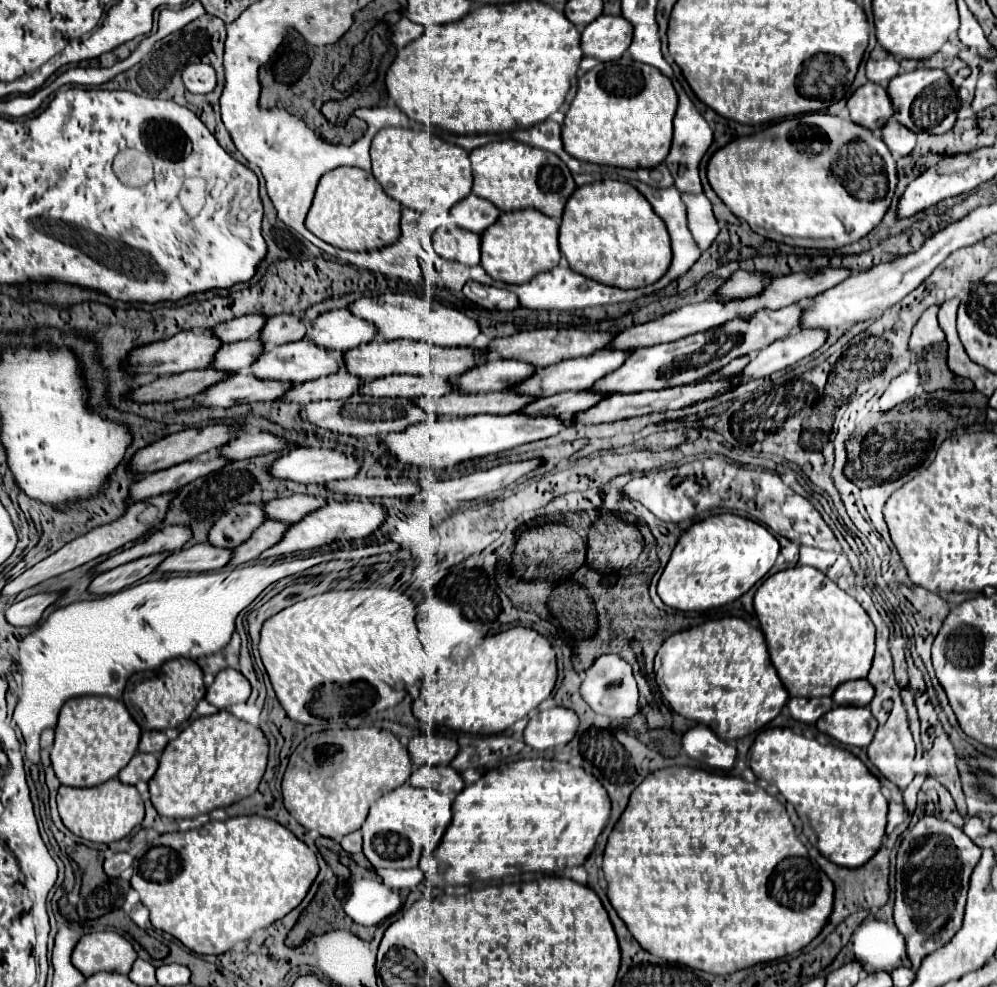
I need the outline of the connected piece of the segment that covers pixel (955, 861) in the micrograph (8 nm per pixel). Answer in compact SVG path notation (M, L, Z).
M923 817L905 835L897 851L897 887L895 887L895 925L907 941L907 955L913 969L921 959L939 949L961 927L965 897L969 887L969 875L981 849L949 821L939 817Z

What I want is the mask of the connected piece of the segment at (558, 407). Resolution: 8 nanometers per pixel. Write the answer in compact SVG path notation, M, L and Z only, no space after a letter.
M569 391L569 393L559 393L547 399L539 399L533 403L529 409L523 409L525 413L533 415L555 415L555 417L565 417L565 415L577 415L581 411L587 411L595 407L599 401L607 399L607 393L593 393L593 391Z

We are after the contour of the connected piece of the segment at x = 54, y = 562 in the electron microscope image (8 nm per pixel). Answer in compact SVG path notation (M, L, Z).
M169 491L169 493L161 493L161 495L155 495L155 497L149 497L149 499L145 499L145 501L135 501L133 505L127 507L127 511L125 511L123 517L119 517L117 521L113 521L113 523L109 523L109 525L97 527L97 529L85 533L83 537L77 537L75 541L67 543L67 545L61 547L57 553L53 553L51 557L43 559L43 561L37 563L35 567L27 569L23 575L19 575L19 577L15 577L13 581L9 581L9 585L5 585L1 593L7 595L7 597L17 595L19 591L23 591L23 589L27 589L27 587L33 587L33 585L37 585L37 583L41 583L41 581L45 581L45 579L51 579L51 577L55 577L55 575L61 575L61 573L71 571L71 569L75 569L75 567L81 567L83 563L89 563L89 561L93 561L93 559L97 559L97 557L101 557L101 555L109 555L111 551L123 547L123 545L129 543L129 541L137 541L137 539L143 537L149 529L157 527L157 525L163 521L163 517L165 517L165 513L167 513L167 509L169 509L169 503L173 501L173 497L175 497L177 493L179 493L179 491Z

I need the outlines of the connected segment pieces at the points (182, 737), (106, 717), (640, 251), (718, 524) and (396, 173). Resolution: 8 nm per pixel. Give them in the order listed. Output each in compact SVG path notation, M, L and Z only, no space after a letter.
M229 711L199 717L165 747L159 769L149 781L151 803L167 819L193 819L217 807L229 807L257 791L267 769L267 757L269 741L261 727L245 723Z
M83 695L69 699L55 727L51 763L57 779L71 787L95 787L119 775L127 761L137 753L141 729L129 715L123 701L103 695Z
M615 179L577 187L565 205L559 247L573 271L611 287L637 289L653 285L667 273L673 251L667 227L651 203L631 185Z
M735 513L711 515L693 523L681 535L657 583L657 593L667 607L679 611L707 611L723 607L747 593L773 567L777 555L779 543L761 523Z
M385 127L371 143L373 175L385 193L403 207L429 213L447 213L455 203L465 199L473 187L469 153L425 131Z

